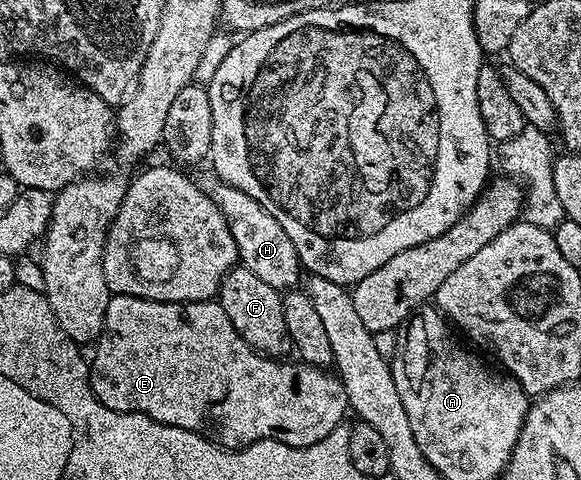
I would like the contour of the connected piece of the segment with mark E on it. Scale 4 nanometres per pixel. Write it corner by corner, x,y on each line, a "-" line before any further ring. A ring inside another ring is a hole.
113,294
107,304
101,334
92,350
89,383
107,409
190,430
226,450
239,450
259,440
310,446
342,425
346,421
345,414
350,413
347,392
336,373
308,366
300,360
285,362
289,360
278,360
253,350
251,344
235,332
235,324
227,320
227,312
223,312
217,300
156,302
150,298

